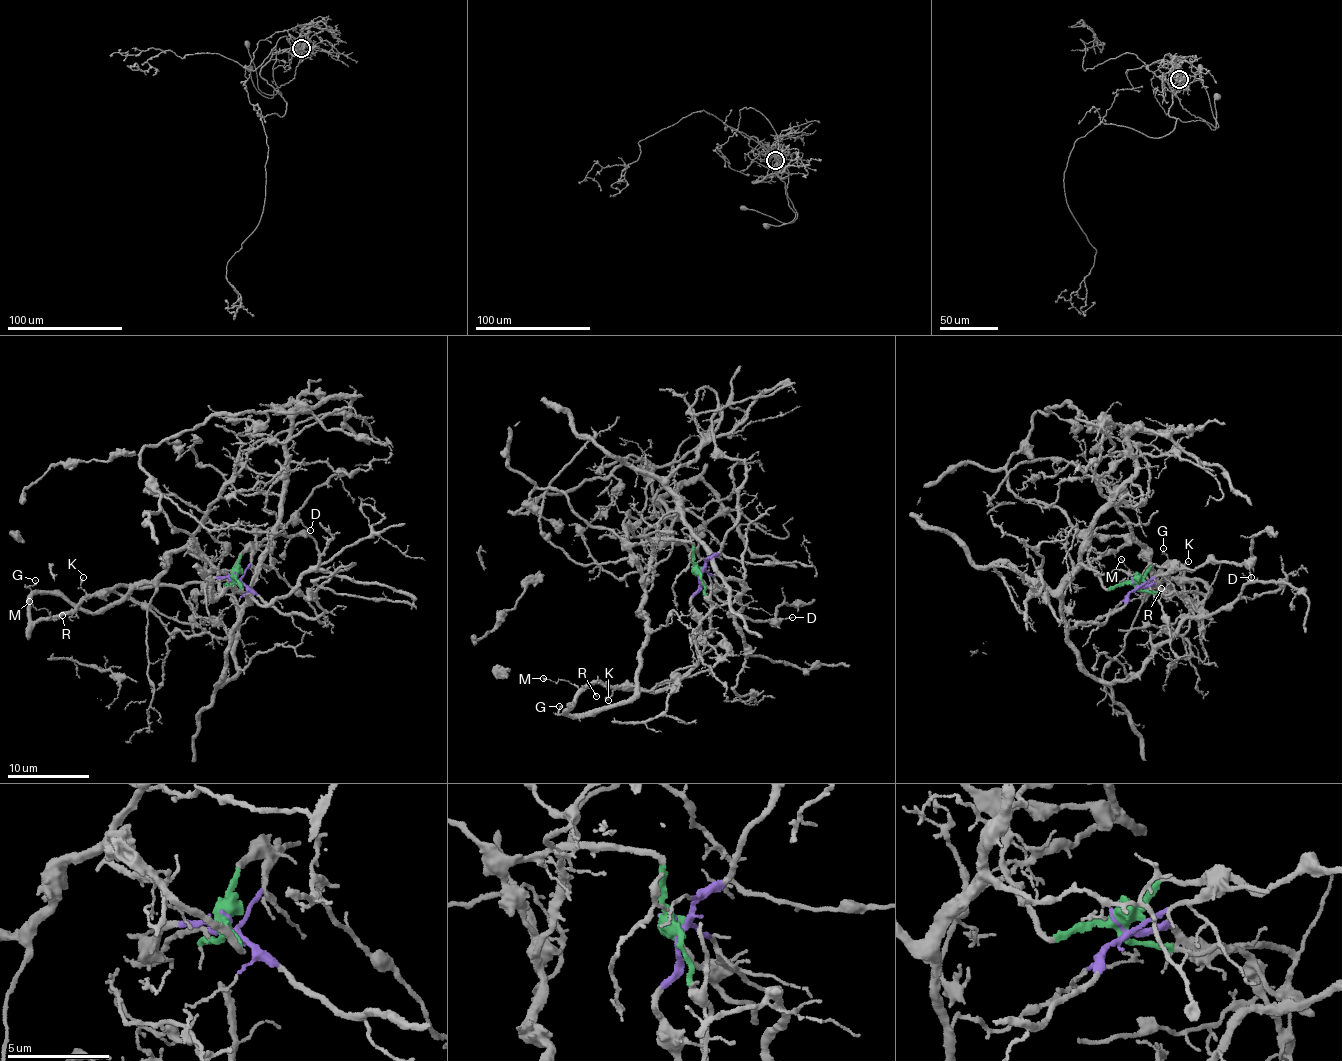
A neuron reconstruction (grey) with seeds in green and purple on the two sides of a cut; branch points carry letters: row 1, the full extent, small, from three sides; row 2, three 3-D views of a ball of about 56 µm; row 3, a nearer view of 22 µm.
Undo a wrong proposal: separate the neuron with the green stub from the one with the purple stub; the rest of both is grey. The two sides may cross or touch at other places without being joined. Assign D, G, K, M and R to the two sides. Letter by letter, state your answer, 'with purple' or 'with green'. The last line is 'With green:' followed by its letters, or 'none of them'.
D: with green
G: with purple
K: with purple
M: with purple
R: with purple
With green: D

